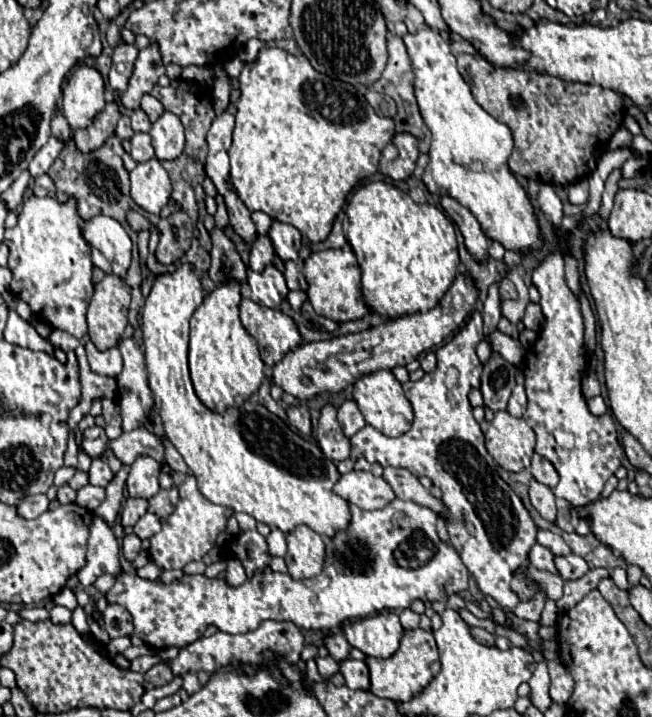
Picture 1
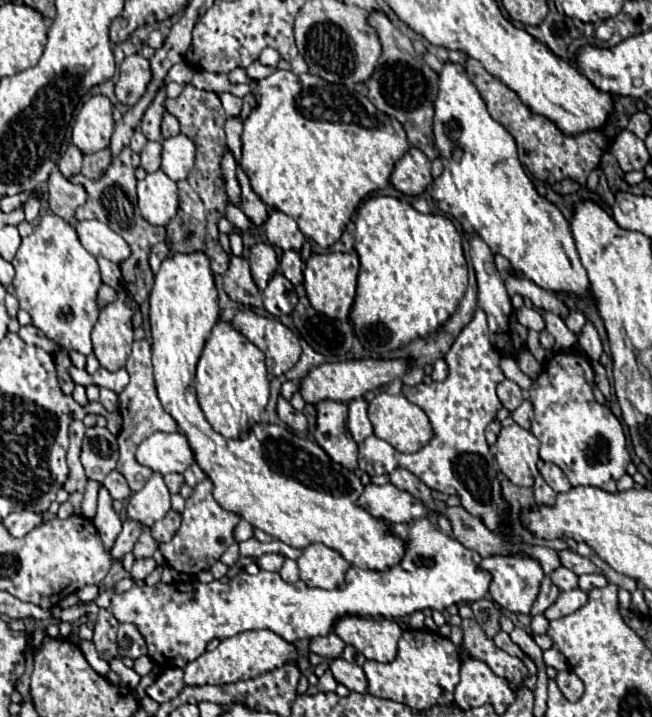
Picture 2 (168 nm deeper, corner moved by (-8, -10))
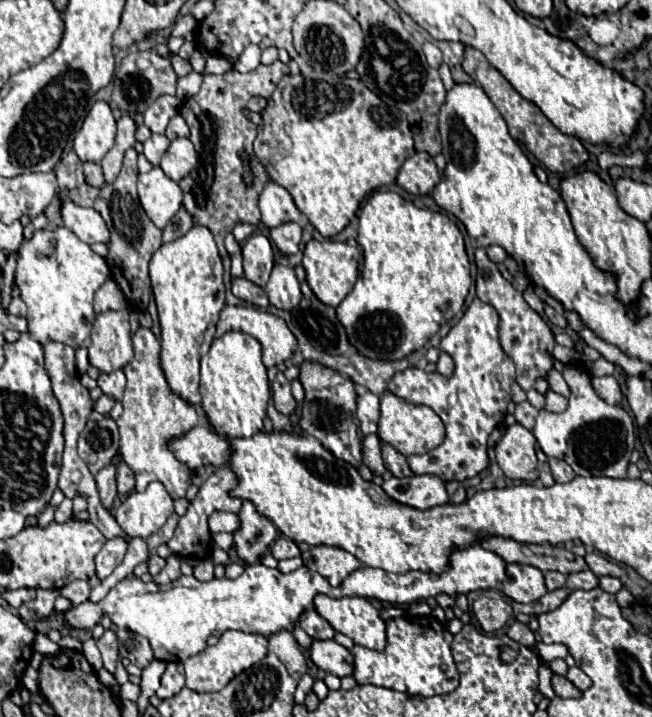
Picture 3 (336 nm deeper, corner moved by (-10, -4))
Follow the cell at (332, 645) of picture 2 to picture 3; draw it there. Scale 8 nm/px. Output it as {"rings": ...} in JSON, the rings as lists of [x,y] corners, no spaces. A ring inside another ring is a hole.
{"rings":[[[302,612],[302,620],[298,620],[302,630],[312,638],[312,640],[330,640],[334,638],[334,628],[316,612]]]}

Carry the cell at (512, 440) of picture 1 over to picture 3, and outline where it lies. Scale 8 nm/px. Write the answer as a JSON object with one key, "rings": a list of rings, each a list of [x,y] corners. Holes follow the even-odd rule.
{"rings":[[[514,424],[496,444],[496,462],[512,480],[534,482],[538,479],[536,438],[530,430]]]}

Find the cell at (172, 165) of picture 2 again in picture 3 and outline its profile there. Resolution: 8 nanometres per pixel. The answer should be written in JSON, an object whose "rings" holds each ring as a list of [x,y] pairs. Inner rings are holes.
{"rings":[[[176,138],[170,142],[166,154],[160,160],[160,168],[164,170],[164,174],[174,180],[180,182],[182,178],[186,178],[190,174],[190,170],[196,166],[198,156],[196,150],[192,146],[192,142],[188,138]]]}

